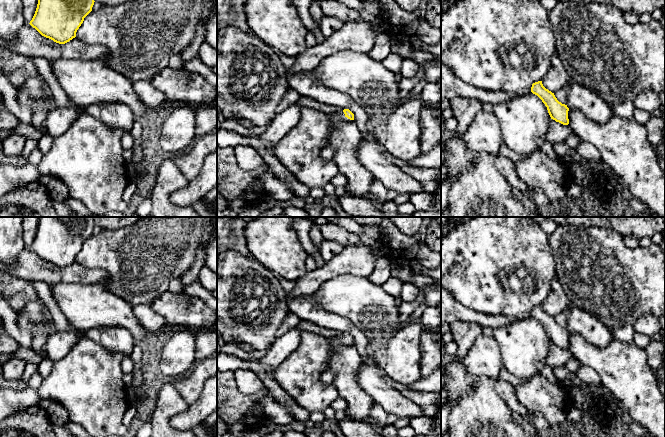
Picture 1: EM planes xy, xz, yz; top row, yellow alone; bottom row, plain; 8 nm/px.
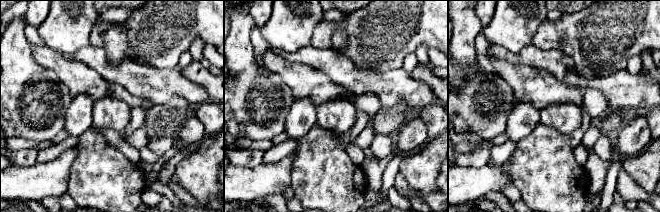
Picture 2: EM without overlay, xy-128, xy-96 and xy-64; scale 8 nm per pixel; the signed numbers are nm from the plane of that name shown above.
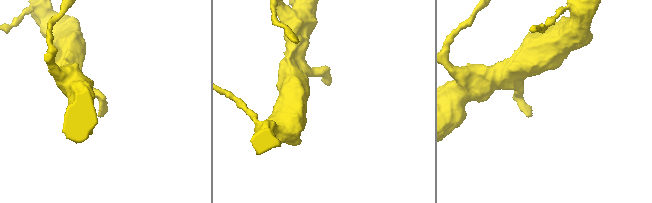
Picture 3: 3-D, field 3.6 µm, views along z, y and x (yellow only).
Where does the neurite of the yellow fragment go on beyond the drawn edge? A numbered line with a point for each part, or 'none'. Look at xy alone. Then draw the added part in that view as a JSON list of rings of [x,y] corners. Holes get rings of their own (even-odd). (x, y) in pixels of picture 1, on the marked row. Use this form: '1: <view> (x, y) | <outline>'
none

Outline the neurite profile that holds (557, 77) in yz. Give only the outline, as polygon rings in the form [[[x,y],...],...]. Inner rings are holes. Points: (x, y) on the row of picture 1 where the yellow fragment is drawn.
[[[555,54],[552,57],[551,66],[548,70],[547,75],[543,78],[543,86],[554,93],[558,89],[562,88],[567,84],[569,80],[568,73],[564,69],[564,65],[560,58]]]

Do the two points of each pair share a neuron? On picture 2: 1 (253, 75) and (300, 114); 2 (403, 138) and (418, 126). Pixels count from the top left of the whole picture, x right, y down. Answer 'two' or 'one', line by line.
1: two
2: one

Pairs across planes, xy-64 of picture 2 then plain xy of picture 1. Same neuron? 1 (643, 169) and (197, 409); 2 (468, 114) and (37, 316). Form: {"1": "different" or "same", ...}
{"1": "different", "2": "same"}

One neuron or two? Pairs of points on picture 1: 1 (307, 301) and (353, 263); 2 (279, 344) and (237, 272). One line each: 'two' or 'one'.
1: two
2: two

